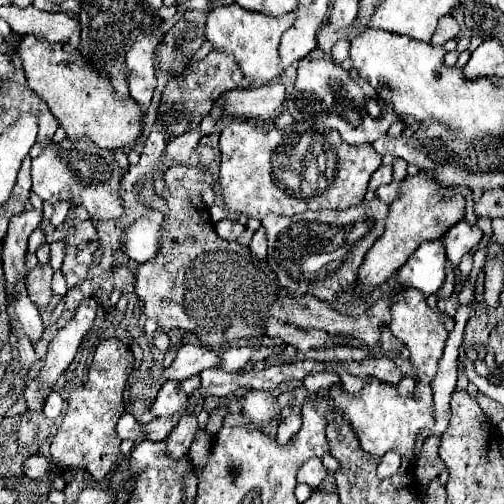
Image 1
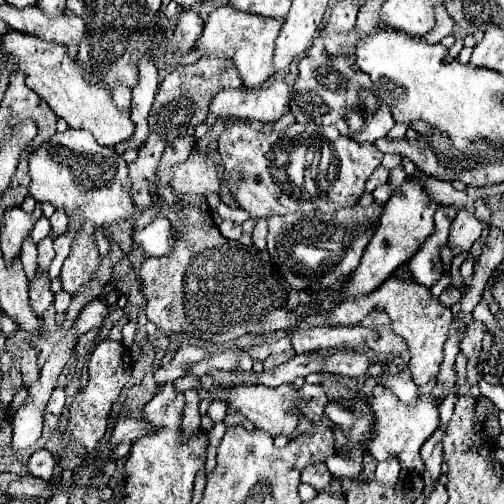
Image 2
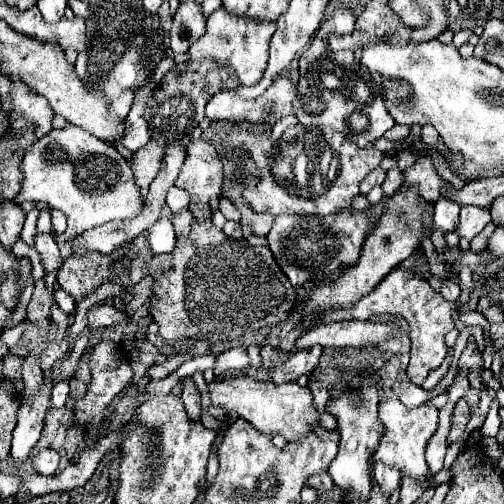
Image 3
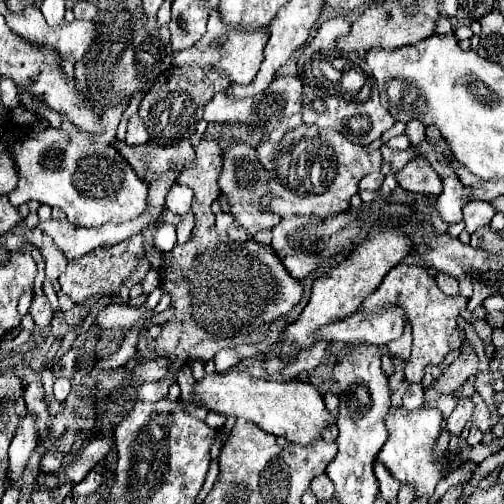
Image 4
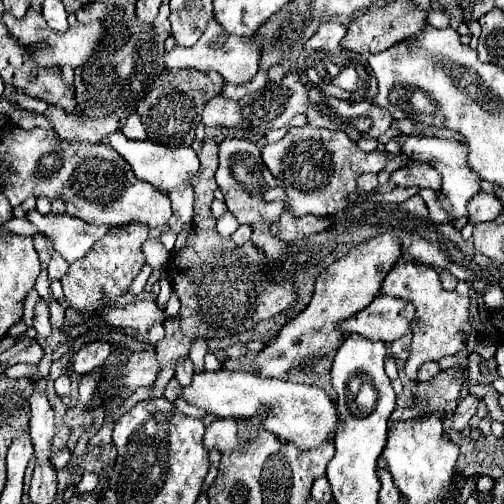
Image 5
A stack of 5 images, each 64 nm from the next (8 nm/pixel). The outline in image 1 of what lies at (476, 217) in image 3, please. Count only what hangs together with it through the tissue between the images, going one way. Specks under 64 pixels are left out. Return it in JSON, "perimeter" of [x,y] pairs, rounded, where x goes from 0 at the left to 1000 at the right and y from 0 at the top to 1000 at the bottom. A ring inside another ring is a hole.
{"perimeter":[[[913,437],[881,464],[881,500],[889,520],[905,532],[913,524],[913,512],[929,504],[952,480],[952,472],[956,472],[952,452],[929,448],[925,437]]]}

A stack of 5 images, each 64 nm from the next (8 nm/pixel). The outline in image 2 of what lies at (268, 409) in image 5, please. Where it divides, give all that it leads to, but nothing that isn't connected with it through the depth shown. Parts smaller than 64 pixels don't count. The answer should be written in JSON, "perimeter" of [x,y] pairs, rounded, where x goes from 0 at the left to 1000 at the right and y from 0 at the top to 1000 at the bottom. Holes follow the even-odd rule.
{"perimeter":[[[560,762],[552,770],[528,770],[528,766],[468,766],[468,770],[448,770],[448,774],[433,774],[425,782],[433,794],[452,798],[460,810],[468,810],[476,821],[484,821],[508,849],[552,865],[552,861],[567,861],[579,865],[579,857],[591,845],[595,825],[587,821],[591,813],[591,778],[583,766],[575,762]]]}

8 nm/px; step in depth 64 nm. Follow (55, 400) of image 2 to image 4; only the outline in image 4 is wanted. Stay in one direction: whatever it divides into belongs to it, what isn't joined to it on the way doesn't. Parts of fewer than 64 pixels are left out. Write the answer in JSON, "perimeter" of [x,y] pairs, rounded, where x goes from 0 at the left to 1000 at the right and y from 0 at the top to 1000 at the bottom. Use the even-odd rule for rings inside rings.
{"perimeter":[[[115,750],[115,754],[107,758],[107,790],[111,790],[115,798],[127,798],[135,782],[139,782],[139,754],[135,754],[135,750]]]}

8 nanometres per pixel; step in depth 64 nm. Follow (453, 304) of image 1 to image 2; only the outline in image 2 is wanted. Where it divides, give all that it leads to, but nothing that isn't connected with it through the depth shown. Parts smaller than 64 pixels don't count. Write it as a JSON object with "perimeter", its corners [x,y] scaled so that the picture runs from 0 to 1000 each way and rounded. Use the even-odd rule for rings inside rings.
{"perimeter":[[[889,567],[877,583],[873,583],[873,599],[877,603],[885,603],[885,611],[897,611],[901,603],[909,603],[913,599],[913,591],[917,591],[917,579],[913,575],[905,575],[901,567]]]}

